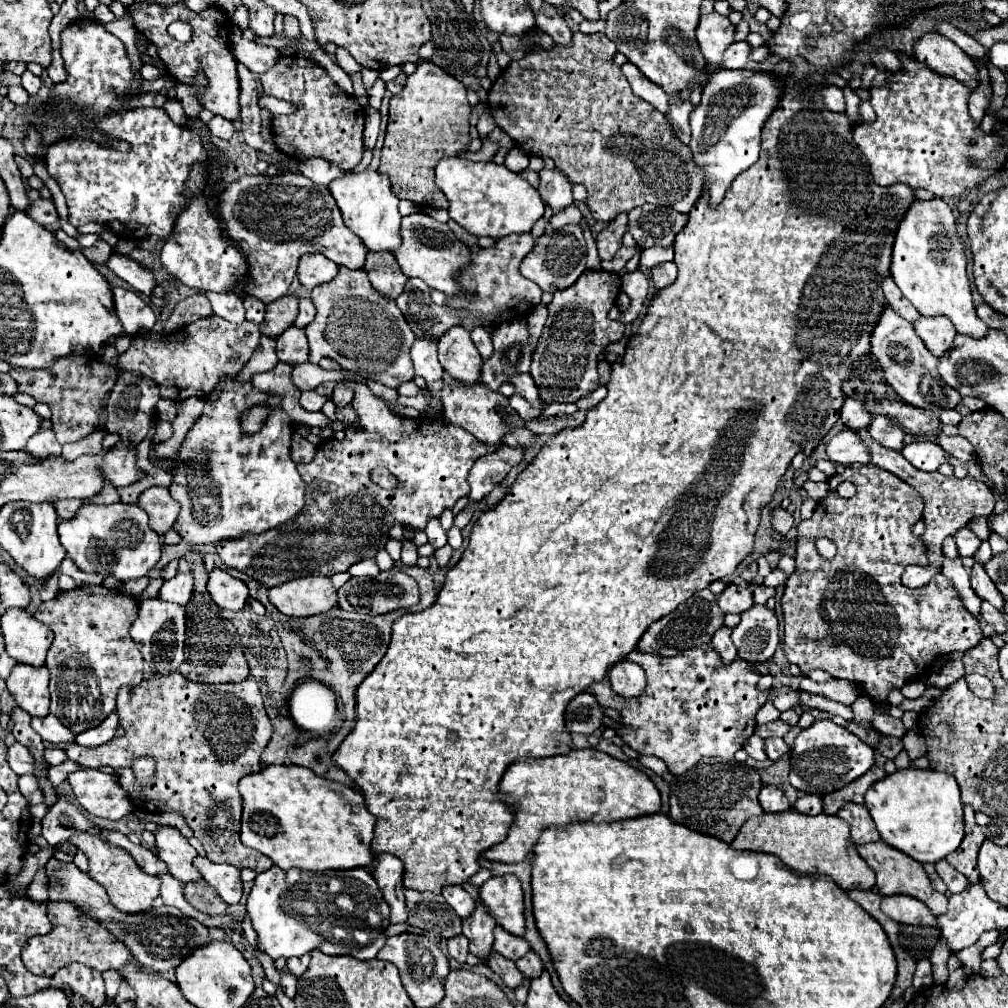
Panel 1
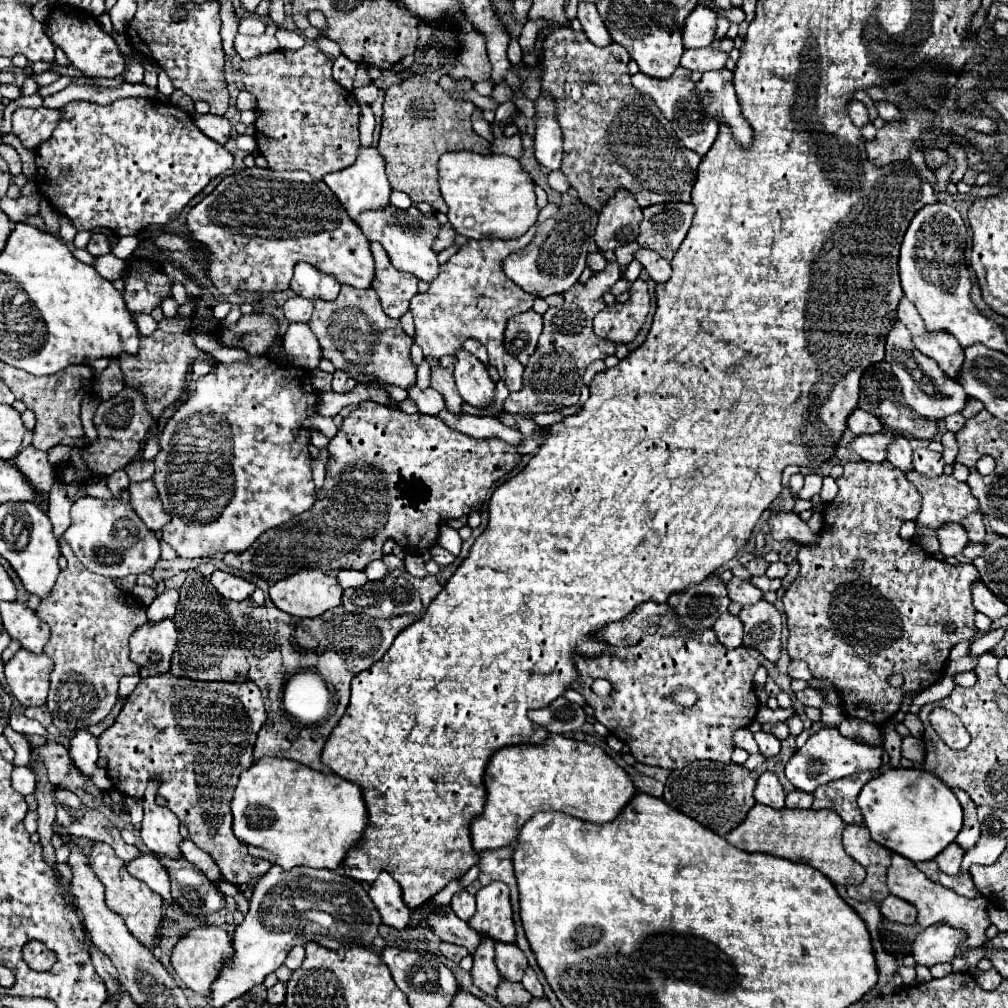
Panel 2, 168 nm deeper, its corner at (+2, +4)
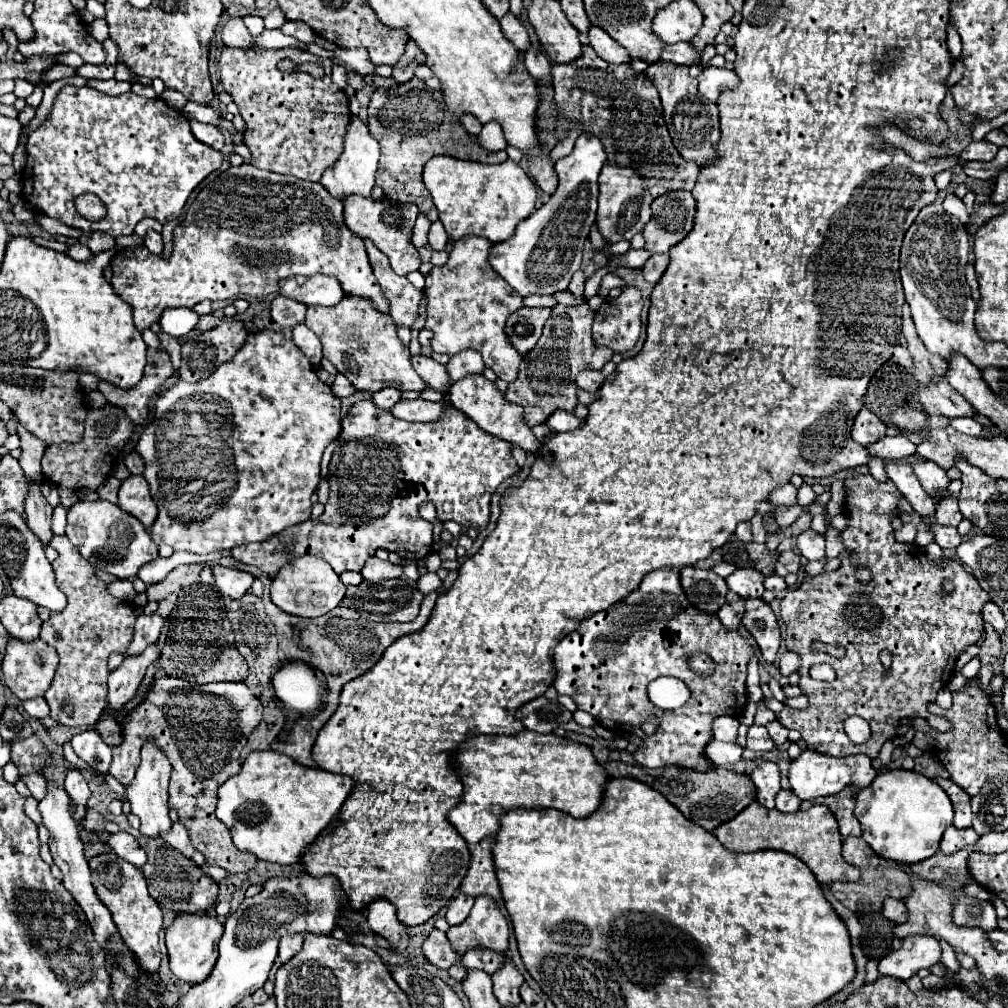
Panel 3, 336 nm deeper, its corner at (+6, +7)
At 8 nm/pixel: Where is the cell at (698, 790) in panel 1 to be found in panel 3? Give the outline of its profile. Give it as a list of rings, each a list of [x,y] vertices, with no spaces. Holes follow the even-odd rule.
[[[668,766],[654,782],[654,788],[674,804],[688,820],[696,822],[698,826],[714,832],[720,824],[732,820],[740,814],[750,802],[756,800],[756,788],[748,774],[738,774],[726,768],[714,768],[710,772],[694,772],[688,768]]]

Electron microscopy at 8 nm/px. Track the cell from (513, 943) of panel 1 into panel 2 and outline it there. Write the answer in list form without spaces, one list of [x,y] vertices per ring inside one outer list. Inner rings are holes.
[[[496,943],[494,961],[496,961],[496,967],[498,967],[502,979],[506,979],[510,983],[522,981],[524,969],[528,967],[528,961],[526,961],[524,953],[512,943]]]

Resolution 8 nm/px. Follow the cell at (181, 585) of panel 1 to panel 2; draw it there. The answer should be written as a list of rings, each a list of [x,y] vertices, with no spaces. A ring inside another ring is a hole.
[[[170,589],[170,591],[164,591],[160,597],[156,597],[150,607],[146,609],[146,615],[148,615],[148,621],[150,623],[160,623],[162,619],[172,619],[174,613],[176,613],[176,607],[178,607],[178,591],[176,589]]]

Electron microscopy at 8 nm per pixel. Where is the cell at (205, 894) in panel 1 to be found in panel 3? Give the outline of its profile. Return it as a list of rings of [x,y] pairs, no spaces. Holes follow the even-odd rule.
[[[138,838],[140,846],[148,854],[148,862],[144,864],[142,872],[148,880],[148,892],[158,900],[160,906],[174,910],[176,914],[204,914],[210,906],[214,906],[218,884],[214,884],[192,860],[186,860],[180,852],[174,852],[170,844],[166,844],[162,838]]]

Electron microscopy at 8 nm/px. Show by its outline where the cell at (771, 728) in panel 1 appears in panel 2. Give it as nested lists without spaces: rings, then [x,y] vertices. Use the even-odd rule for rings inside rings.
[[[772,723],[772,725],[762,725],[762,731],[768,731],[772,733],[776,739],[784,741],[788,735],[790,735],[790,729],[786,723]]]

